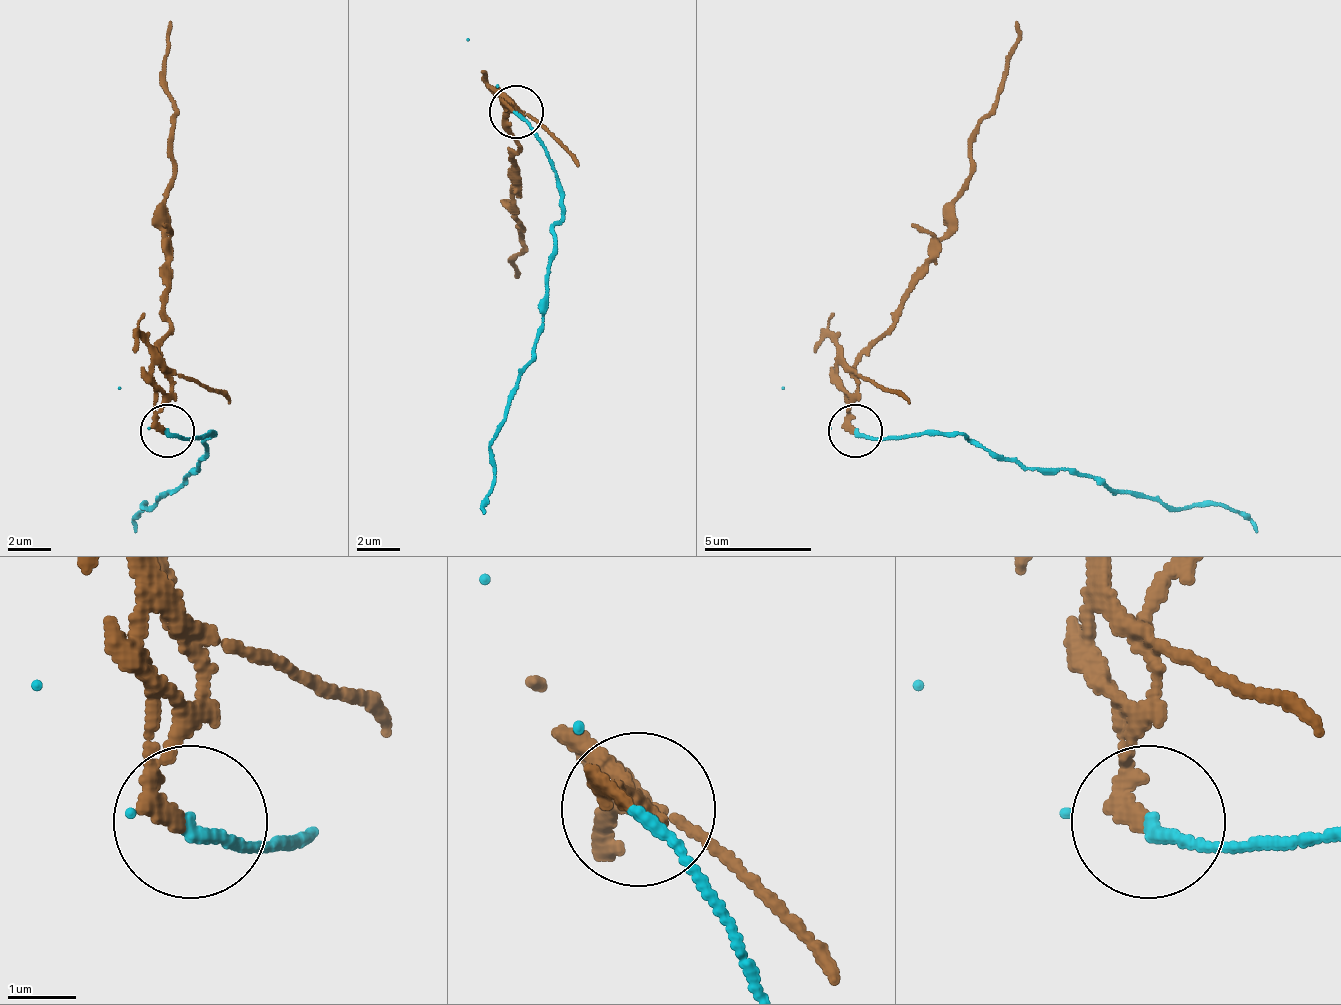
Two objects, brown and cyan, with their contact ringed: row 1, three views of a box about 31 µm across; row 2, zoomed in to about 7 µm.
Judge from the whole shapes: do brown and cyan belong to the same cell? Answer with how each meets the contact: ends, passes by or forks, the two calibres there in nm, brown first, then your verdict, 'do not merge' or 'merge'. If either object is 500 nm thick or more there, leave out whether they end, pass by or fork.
brown ends there; cyan passes by; 240 nm thick on the brown side, 130 nm on the other; do not merge

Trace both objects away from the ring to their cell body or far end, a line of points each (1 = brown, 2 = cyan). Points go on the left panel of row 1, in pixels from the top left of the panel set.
1: (163, 432), (163, 207), (174, 169), (163, 83), (169, 19)
2: (169, 432), (201, 437), (212, 432), (195, 470), (142, 507), (147, 507), (136, 534)

